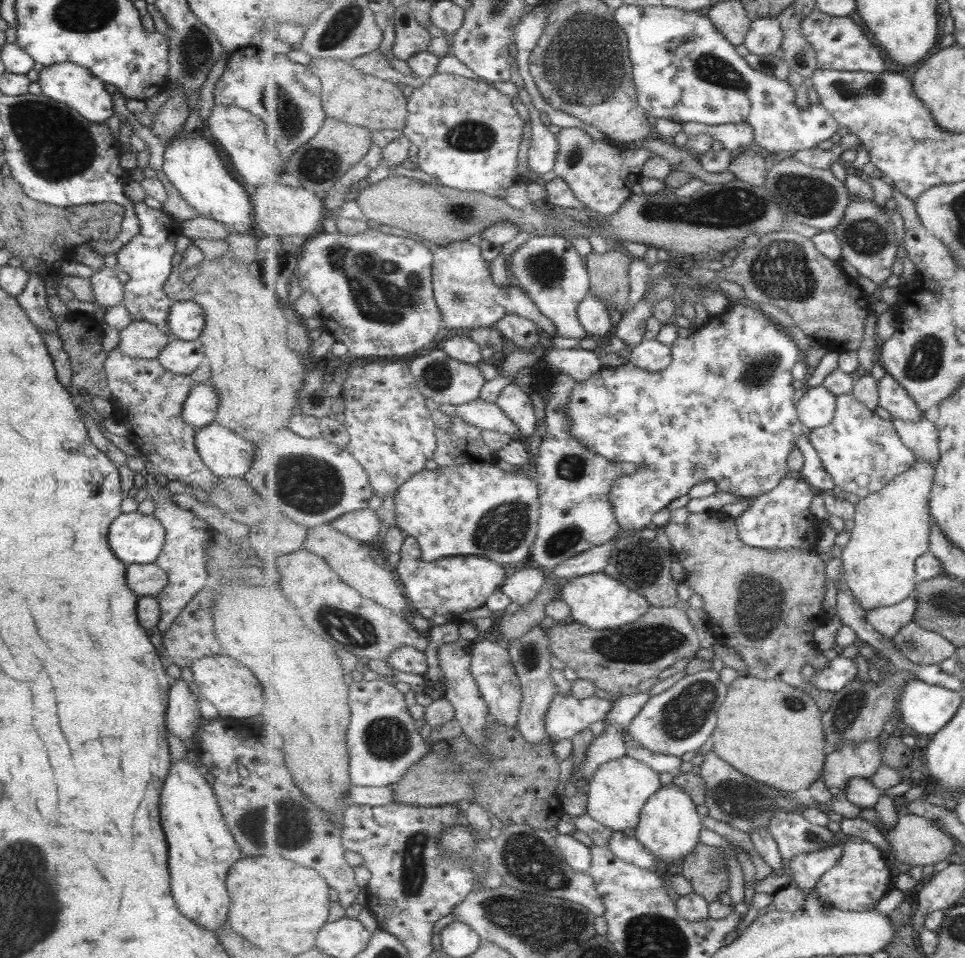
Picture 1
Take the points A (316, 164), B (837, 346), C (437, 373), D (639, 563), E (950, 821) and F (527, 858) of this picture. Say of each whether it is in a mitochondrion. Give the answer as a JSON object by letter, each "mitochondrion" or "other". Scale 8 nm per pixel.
{"A":"mitochondrion","B":"other","C":"mitochondrion","D":"mitochondrion","E":"other","F":"mitochondrion"}

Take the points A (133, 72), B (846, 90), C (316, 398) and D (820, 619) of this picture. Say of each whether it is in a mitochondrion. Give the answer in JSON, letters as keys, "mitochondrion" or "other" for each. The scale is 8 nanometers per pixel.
{"A":"other","B":"mitochondrion","C":"mitochondrion","D":"other"}

